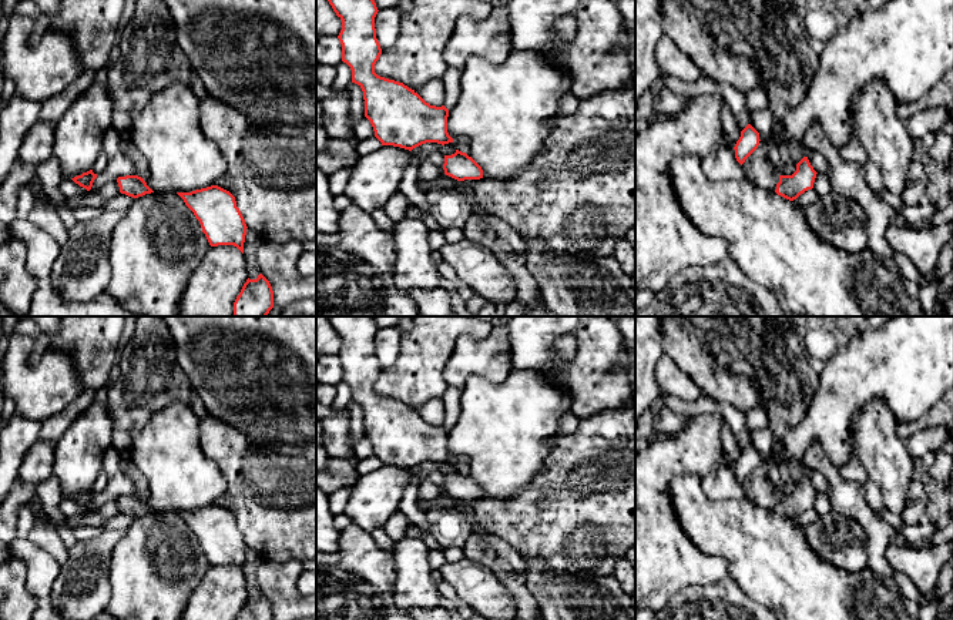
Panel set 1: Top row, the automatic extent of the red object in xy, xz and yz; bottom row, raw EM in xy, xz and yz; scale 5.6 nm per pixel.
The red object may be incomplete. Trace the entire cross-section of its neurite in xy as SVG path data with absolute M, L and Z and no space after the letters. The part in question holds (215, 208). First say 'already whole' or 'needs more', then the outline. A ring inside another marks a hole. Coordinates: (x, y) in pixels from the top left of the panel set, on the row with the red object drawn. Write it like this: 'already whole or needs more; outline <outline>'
already whole; outline M211 185L177 194L199 221L211 247L234 245L244 254L248 227L229 191Z

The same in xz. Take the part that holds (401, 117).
already whole; outline M328 0L342 20L338 36L342 44L342 61L352 70L352 83L363 91L365 117L382 145L412 151L426 144L449 144L449 110L430 105L403 83L380 77L375 64L382 54L376 38L375 0Z

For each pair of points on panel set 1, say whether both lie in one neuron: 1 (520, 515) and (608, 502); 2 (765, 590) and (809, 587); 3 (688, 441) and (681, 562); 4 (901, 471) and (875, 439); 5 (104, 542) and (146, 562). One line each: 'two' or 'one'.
1: one
2: one
3: one
4: one
5: two

